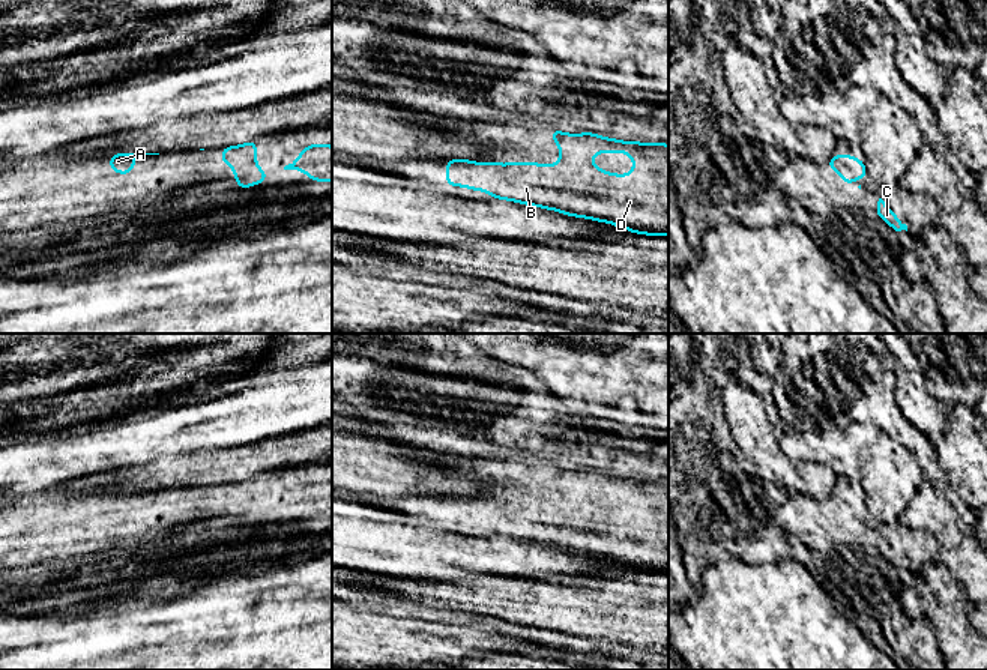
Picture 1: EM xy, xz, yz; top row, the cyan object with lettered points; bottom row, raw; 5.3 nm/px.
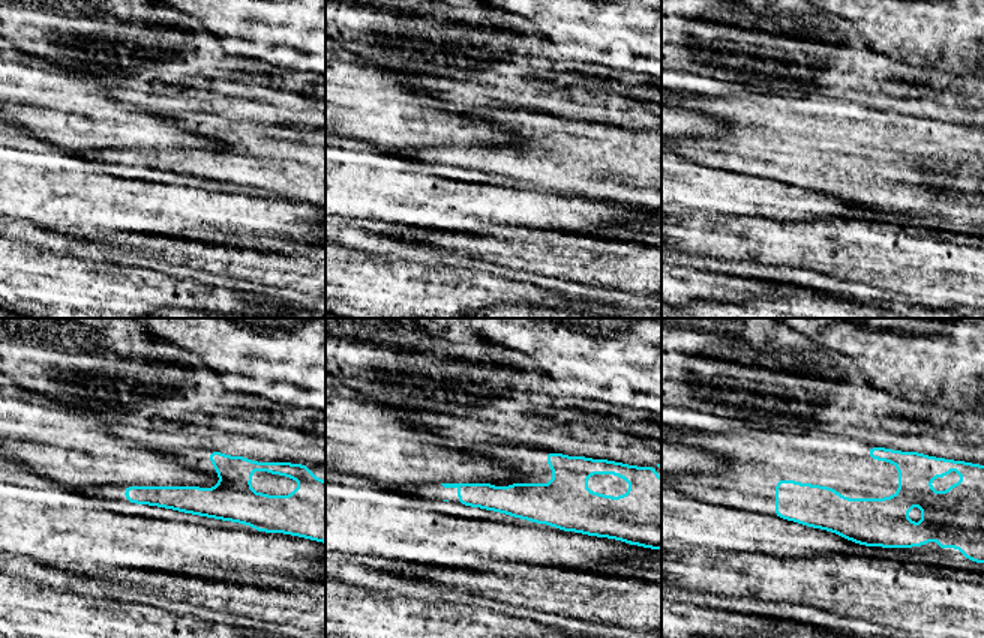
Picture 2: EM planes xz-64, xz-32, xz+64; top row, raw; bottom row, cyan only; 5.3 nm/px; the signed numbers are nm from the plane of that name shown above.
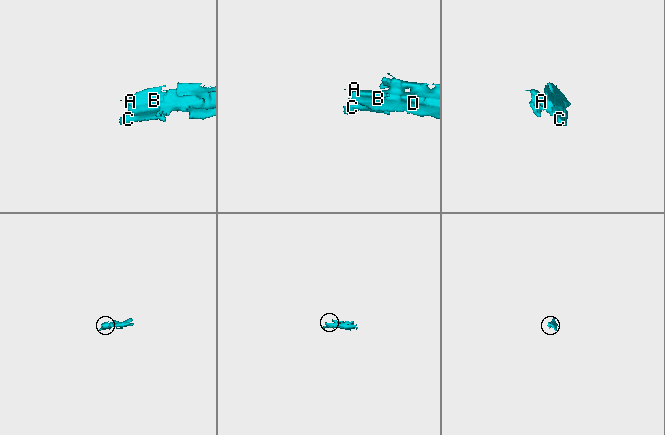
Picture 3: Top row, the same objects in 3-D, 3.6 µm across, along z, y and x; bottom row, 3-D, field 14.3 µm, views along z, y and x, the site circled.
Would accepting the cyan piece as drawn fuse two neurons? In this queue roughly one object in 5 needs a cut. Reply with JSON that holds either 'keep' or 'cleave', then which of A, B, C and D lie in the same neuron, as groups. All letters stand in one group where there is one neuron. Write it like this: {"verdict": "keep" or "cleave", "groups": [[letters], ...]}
{"verdict": "keep", "groups": [["A", "B", "C", "D"]]}

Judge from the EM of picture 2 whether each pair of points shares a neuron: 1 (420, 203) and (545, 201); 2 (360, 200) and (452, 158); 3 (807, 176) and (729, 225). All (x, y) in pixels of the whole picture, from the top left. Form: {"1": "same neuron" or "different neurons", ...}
{"1": "same neuron", "2": "different neurons", "3": "different neurons"}

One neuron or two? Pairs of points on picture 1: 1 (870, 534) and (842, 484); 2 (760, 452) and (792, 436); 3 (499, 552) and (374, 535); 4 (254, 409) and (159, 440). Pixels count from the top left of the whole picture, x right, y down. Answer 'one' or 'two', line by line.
1: one
2: two
3: one
4: one

